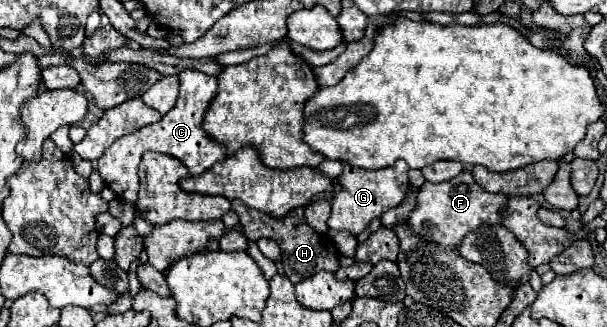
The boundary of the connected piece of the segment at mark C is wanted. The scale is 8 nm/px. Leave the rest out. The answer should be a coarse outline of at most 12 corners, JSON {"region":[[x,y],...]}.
{"region":[[178,72],[162,120],[118,138],[98,158],[116,198],[138,198],[146,150],[172,154],[192,176],[226,158],[202,130],[216,78]]}

